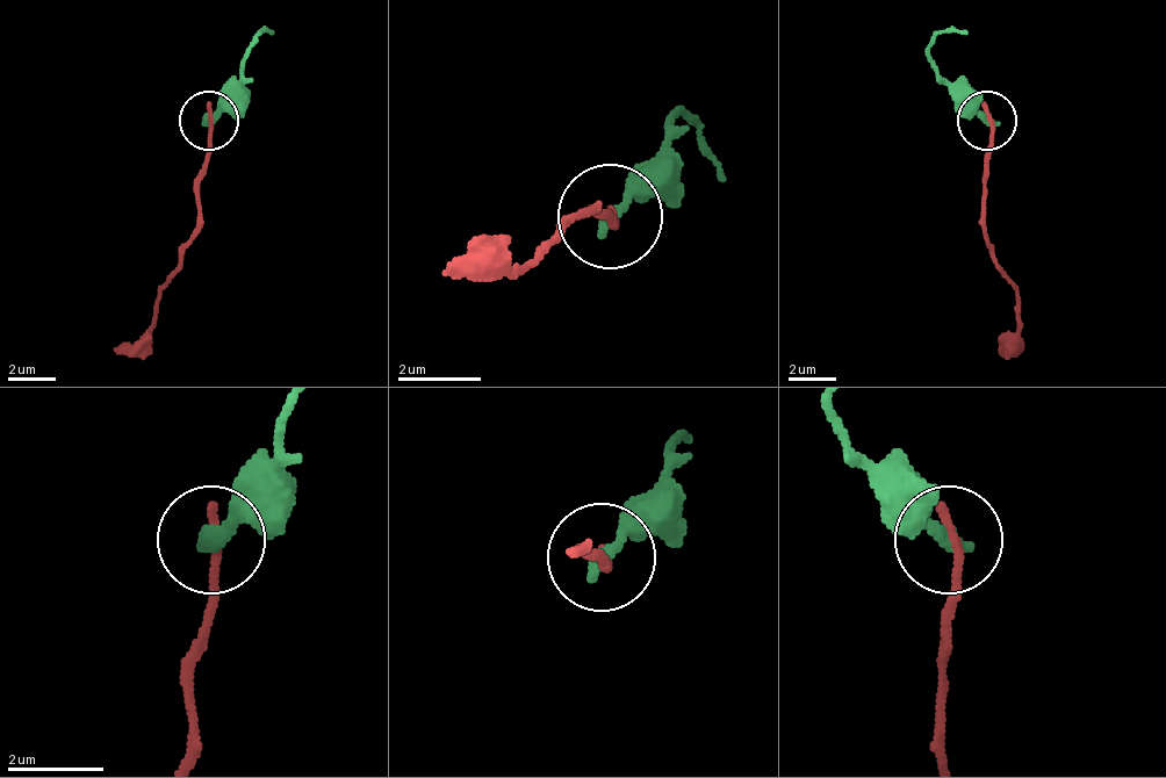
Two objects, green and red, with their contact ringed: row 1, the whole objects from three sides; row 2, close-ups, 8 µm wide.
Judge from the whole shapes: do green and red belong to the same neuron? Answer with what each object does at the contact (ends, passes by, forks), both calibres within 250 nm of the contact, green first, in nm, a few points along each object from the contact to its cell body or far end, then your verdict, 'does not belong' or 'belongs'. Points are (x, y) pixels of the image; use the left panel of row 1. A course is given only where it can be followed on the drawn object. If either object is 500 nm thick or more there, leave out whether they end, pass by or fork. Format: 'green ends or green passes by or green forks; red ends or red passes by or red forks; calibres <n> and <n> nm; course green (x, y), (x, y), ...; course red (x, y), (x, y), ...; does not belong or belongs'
green ends; red ends; calibres 340 and 240 nm; course green (207, 119), (243, 77), (249, 53), (266, 29), (272, 35); course red (207, 119), (201, 231), (159, 296), (153, 325), (112, 350); does not belong

